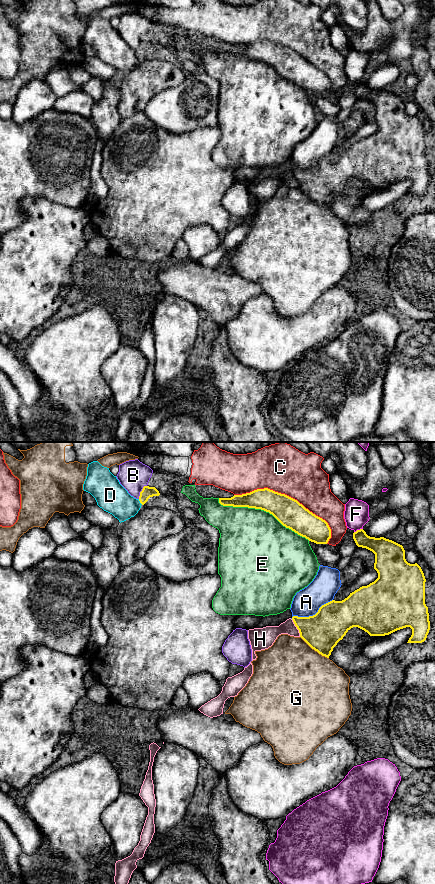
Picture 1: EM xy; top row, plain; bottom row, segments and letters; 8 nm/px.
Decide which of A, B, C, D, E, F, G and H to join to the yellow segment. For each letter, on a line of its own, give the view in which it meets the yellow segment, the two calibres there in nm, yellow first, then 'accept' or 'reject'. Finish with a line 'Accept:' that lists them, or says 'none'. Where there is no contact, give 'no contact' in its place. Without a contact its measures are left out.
A: xy | 300/220 nm | reject
B: xy | 90/240 nm | reject
C: xy | 220/380 nm | reject
D: xy | 90/240 nm | reject
E: xy | 220/480 nm | reject
F: xy | 170/200 nm | reject
G: xy | 300/500 nm | reject
H: xy | 300/150 nm | reject
Accept: none

